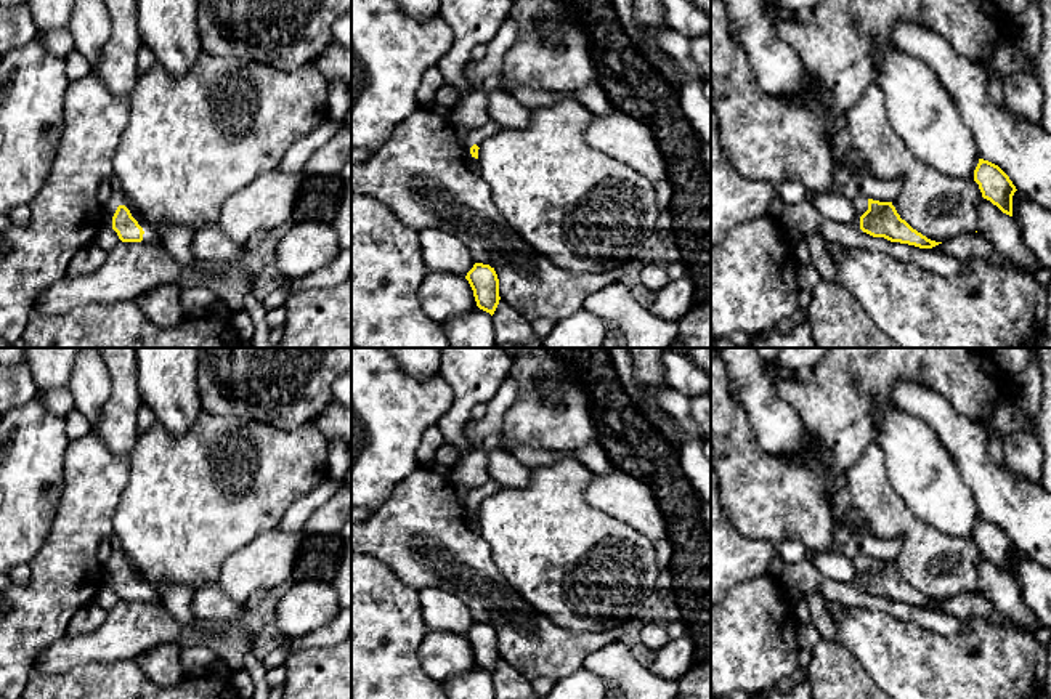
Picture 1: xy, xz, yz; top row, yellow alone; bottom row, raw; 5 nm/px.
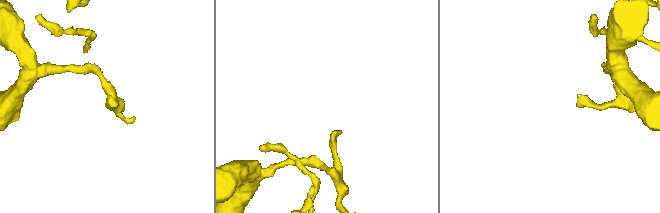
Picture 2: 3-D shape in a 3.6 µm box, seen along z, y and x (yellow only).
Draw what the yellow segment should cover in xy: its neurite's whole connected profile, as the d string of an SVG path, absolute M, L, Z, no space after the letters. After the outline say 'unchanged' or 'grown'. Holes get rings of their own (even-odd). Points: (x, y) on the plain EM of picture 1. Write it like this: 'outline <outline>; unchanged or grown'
outline M120 550L104 564L108 584L117 592L122 601L160 603L159 590L146 582L128 563Z; grown

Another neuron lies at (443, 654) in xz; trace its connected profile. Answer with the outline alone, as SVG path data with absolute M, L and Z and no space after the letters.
M427 628L419 659L427 675L441 685L477 665L469 640L448 630Z

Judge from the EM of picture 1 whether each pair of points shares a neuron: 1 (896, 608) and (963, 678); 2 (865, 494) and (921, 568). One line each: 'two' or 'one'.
1: two
2: one

